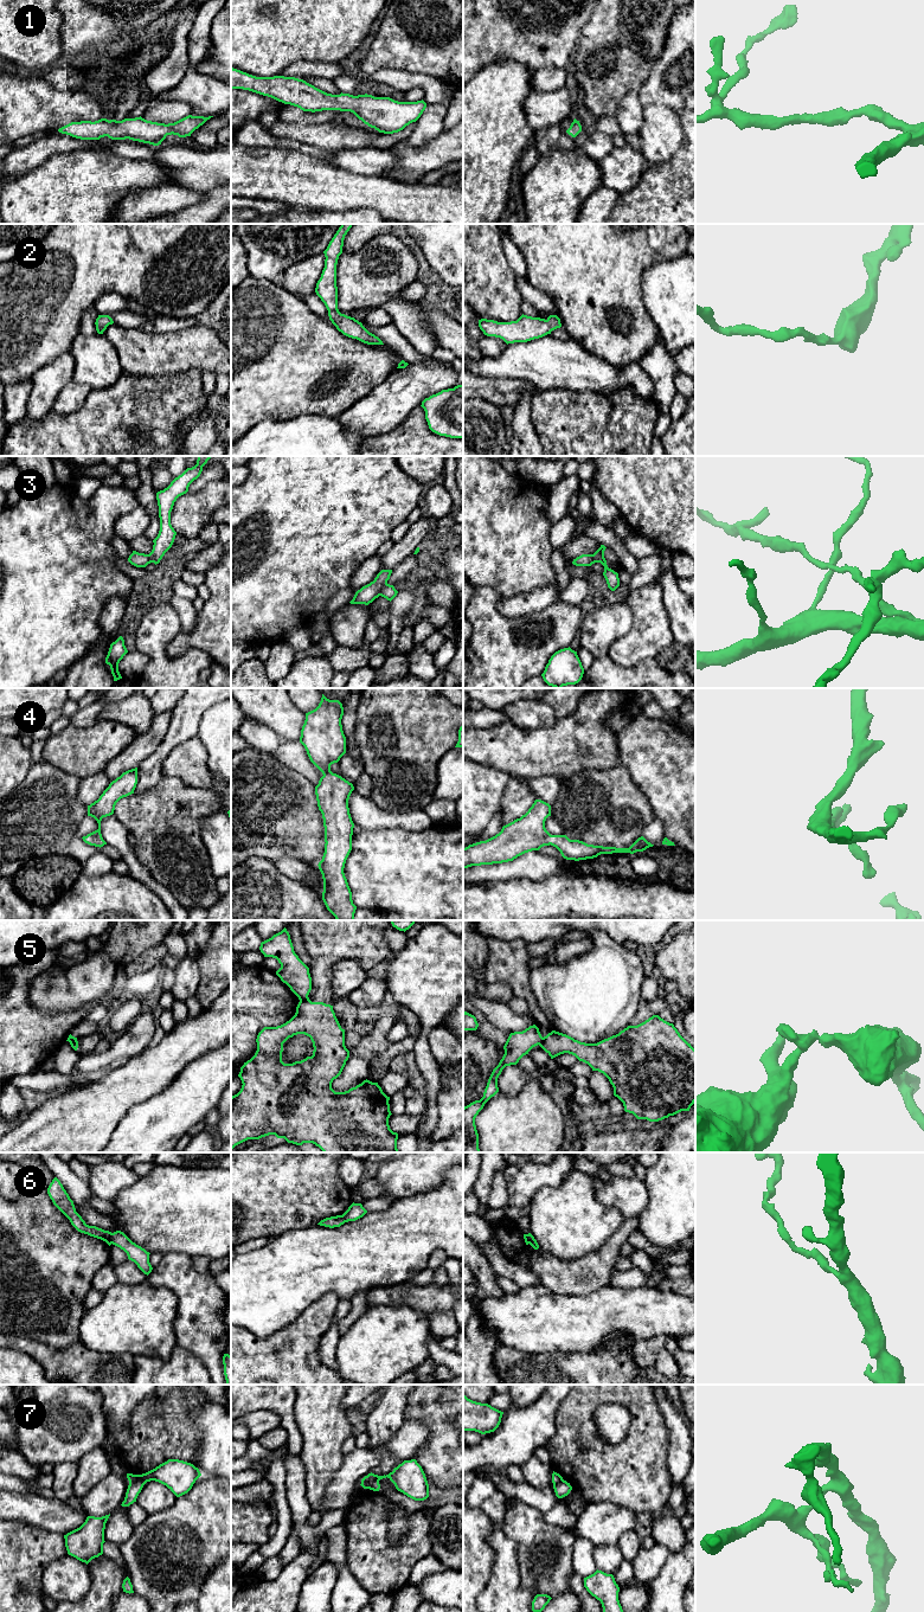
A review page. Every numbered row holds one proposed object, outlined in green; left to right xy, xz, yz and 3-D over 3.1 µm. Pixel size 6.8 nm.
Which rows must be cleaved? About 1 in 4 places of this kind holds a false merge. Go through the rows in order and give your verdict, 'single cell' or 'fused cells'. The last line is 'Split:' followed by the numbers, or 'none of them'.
1: single cell
2: single cell
3: fused cells
4: single cell
5: fused cells
6: fused cells
7: fused cells
Split: 3, 5, 6, 7

